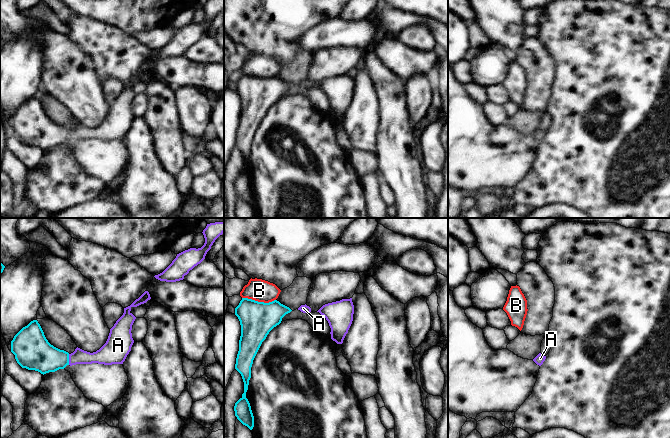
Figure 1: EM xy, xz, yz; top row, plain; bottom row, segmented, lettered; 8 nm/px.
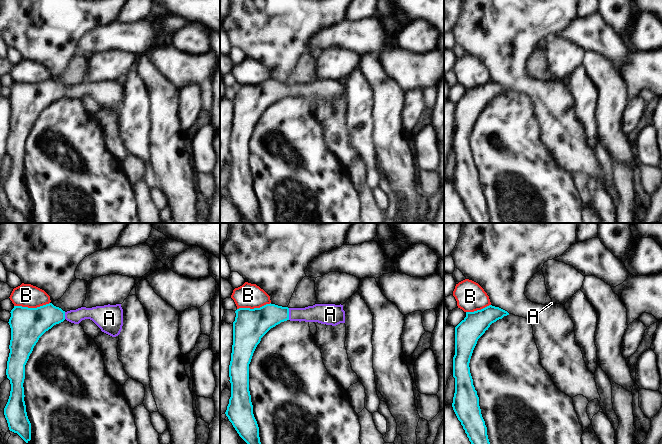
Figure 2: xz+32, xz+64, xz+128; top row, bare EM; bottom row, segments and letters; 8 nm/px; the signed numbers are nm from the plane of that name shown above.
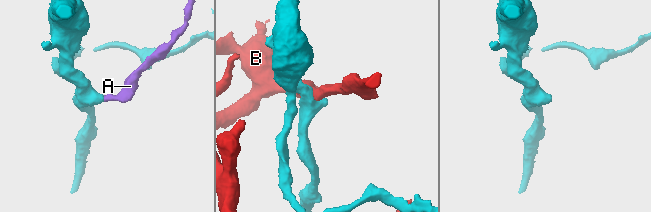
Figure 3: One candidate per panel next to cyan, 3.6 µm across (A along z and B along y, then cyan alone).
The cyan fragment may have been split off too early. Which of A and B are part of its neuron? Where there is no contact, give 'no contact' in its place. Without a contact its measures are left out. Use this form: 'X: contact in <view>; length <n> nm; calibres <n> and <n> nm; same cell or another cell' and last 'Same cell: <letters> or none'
A: contact in xy; length 90 nm; calibres 260 and 120 nm; same cell
B: contact in xz; length 280 nm; calibres 280 and 180 nm; another cell
Same cell: A

